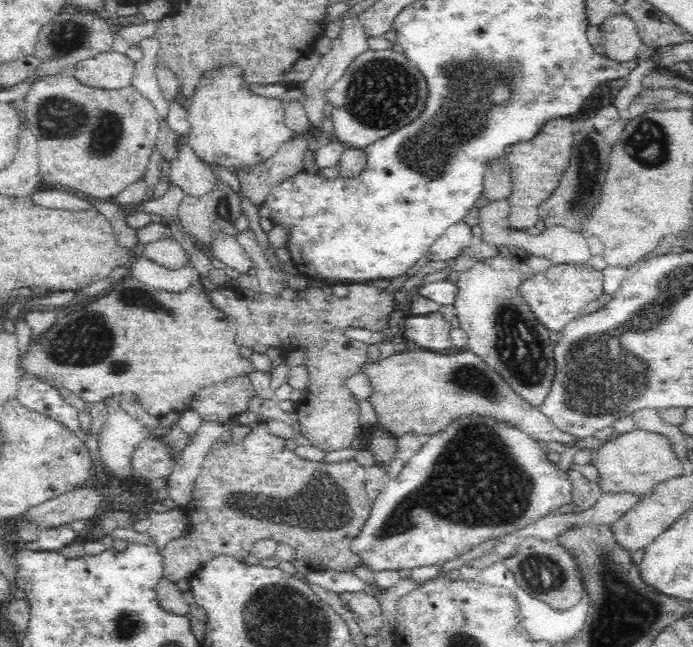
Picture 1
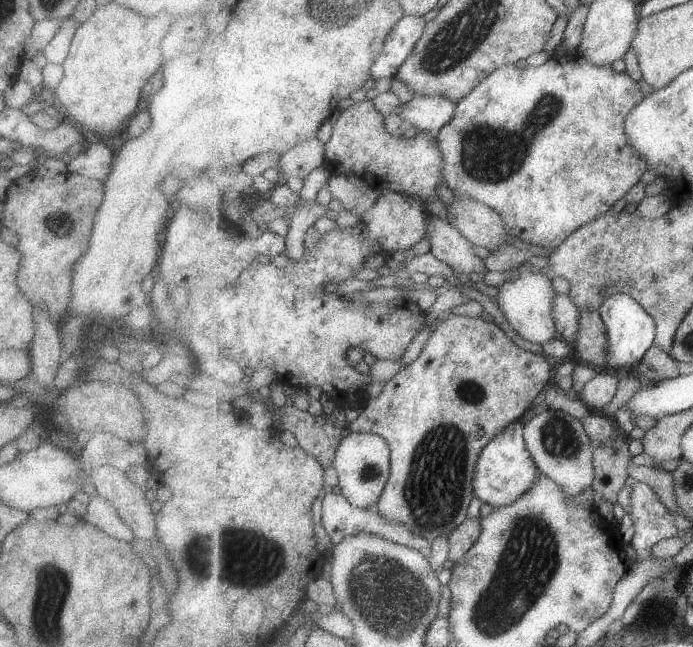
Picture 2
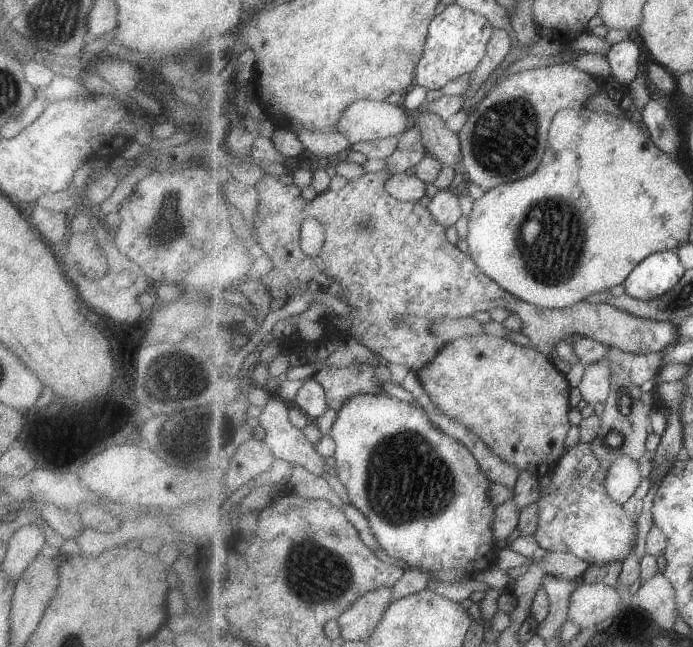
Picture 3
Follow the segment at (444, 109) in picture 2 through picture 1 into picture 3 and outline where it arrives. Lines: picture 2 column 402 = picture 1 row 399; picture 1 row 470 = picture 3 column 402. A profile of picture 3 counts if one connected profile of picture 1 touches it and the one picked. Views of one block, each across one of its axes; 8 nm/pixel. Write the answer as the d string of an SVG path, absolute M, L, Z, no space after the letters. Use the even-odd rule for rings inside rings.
M361 99L350 104L337 121L338 132L352 146L361 141L374 141L403 134L412 125L412 115L405 108L384 101Z

